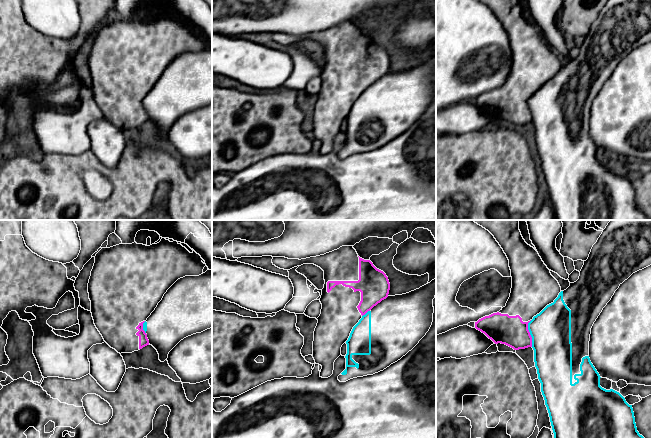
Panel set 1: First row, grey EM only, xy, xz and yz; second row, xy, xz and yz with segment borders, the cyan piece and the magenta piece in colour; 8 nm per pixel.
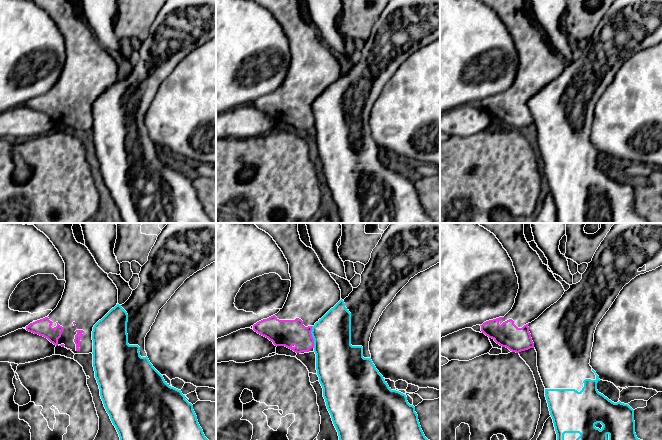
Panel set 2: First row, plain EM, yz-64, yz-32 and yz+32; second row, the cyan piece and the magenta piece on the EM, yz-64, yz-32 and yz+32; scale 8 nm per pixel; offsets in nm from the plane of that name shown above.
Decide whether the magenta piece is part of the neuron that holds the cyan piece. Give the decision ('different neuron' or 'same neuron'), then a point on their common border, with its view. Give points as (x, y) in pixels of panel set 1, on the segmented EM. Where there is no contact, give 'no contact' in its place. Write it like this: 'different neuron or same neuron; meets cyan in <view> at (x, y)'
different neuron; meets cyan in yz at (530, 333)

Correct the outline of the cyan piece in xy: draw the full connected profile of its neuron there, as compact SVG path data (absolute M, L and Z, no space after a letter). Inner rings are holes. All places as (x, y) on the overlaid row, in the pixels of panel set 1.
M207 270L199 276L185 276L178 279L164 294L155 310L143 323L143 330L147 334L149 344L159 354L159 360L164 362L169 352L184 338L201 333L212 328L212 270Z

